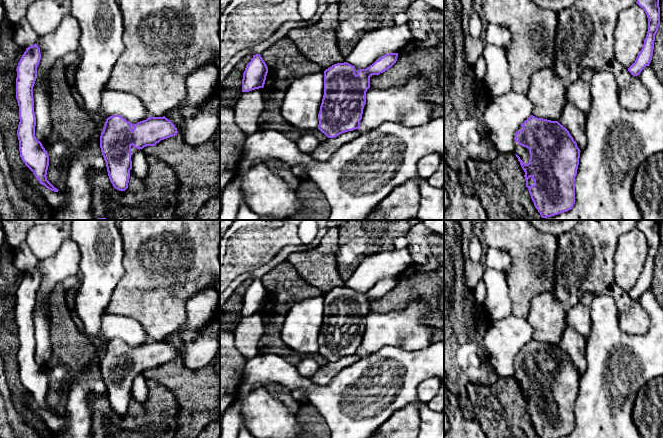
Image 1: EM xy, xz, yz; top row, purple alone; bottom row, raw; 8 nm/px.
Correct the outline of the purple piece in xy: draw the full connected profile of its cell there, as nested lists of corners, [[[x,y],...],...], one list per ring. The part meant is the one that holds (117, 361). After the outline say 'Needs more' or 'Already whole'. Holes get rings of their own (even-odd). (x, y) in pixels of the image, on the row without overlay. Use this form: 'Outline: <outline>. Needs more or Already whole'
Outline: [[[120,339],[108,341],[100,360],[100,372],[113,411],[119,415],[128,412],[132,386],[138,374],[155,370],[177,357],[175,349],[165,340],[151,340],[136,348]]]. Needs more

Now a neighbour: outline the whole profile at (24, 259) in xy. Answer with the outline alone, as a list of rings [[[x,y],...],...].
[[[26,242],[21,243],[14,250],[14,264],[24,272],[28,272],[36,267],[38,259],[34,256]]]

